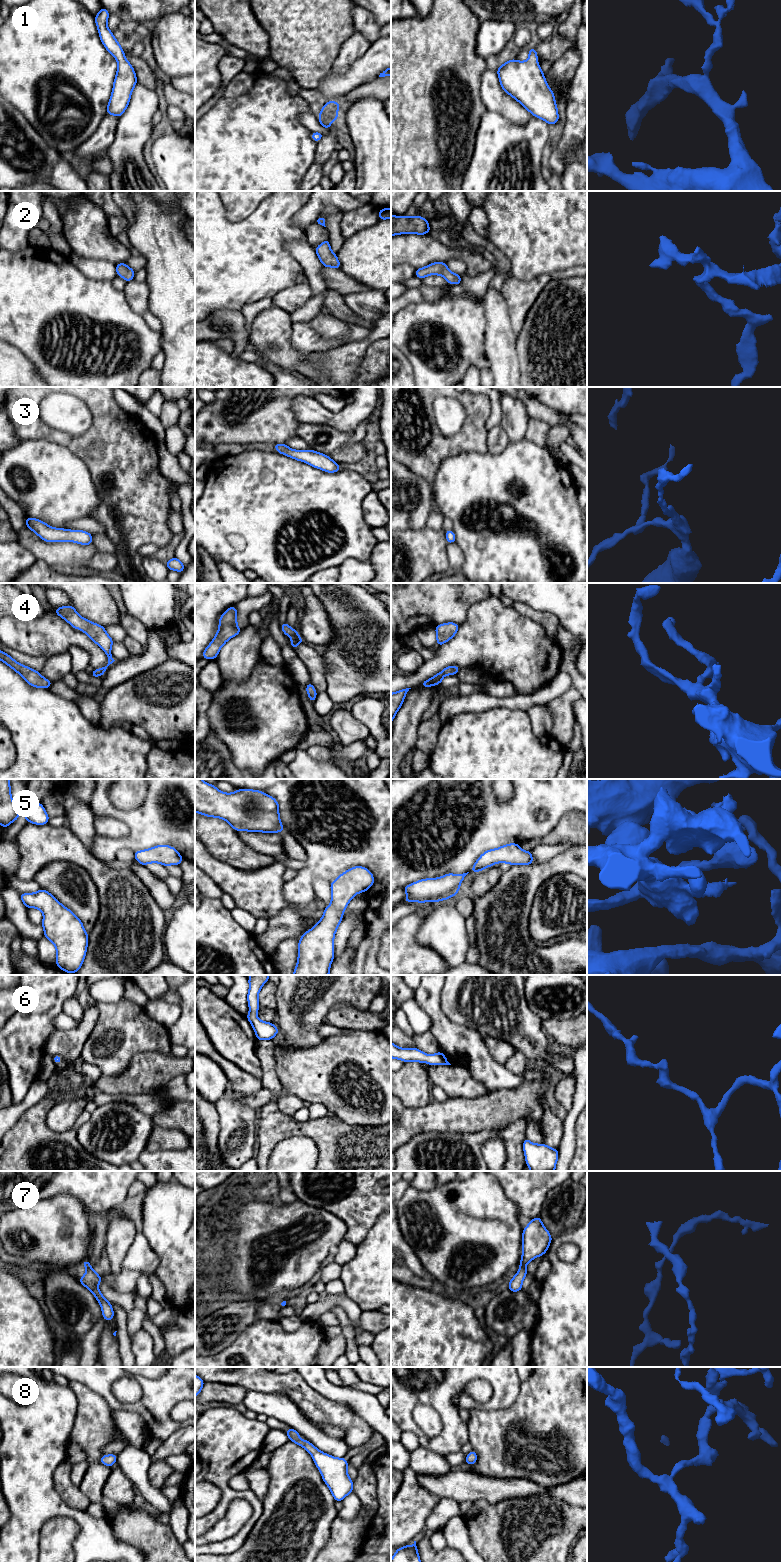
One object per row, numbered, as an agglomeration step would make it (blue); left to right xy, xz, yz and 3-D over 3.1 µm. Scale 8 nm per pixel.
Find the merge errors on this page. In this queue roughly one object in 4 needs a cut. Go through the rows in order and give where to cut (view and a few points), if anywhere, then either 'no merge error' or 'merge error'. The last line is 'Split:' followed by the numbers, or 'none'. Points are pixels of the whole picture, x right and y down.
1: no cut; no merge error
2: no cut; no merge error
3: no cut; no merge error
4: no cut; no merge error
5: no cut; no merge error
6: no cut; no merge error
7: no cut; no merge error
8: no cut; no merge error
Split: none

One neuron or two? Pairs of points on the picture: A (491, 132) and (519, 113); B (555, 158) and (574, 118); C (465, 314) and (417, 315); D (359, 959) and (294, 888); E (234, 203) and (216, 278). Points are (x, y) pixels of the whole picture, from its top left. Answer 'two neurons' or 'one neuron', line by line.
A: two neurons
B: one neuron
C: one neuron
D: two neurons
E: two neurons

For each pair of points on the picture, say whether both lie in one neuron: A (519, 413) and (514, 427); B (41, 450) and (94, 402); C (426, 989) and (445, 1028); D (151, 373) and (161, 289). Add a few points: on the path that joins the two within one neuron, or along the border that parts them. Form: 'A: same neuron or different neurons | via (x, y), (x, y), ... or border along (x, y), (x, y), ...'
A: same neuron | via (516, 416), (515, 424)
B: different neurons | border along (27, 439), (47, 439), (64, 445), (72, 451)
C: same neuron | via (428, 999), (438, 1018)
D: different neurons | border along (160, 371), (161, 376)

